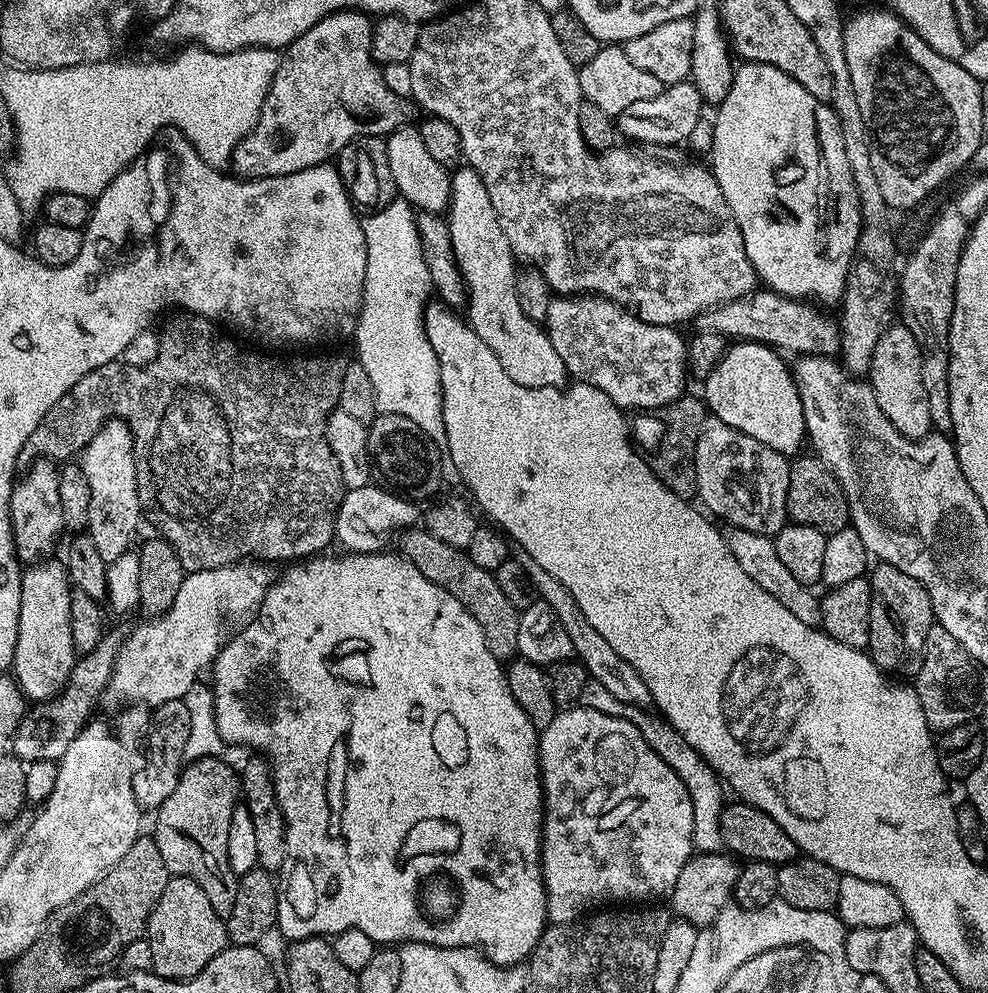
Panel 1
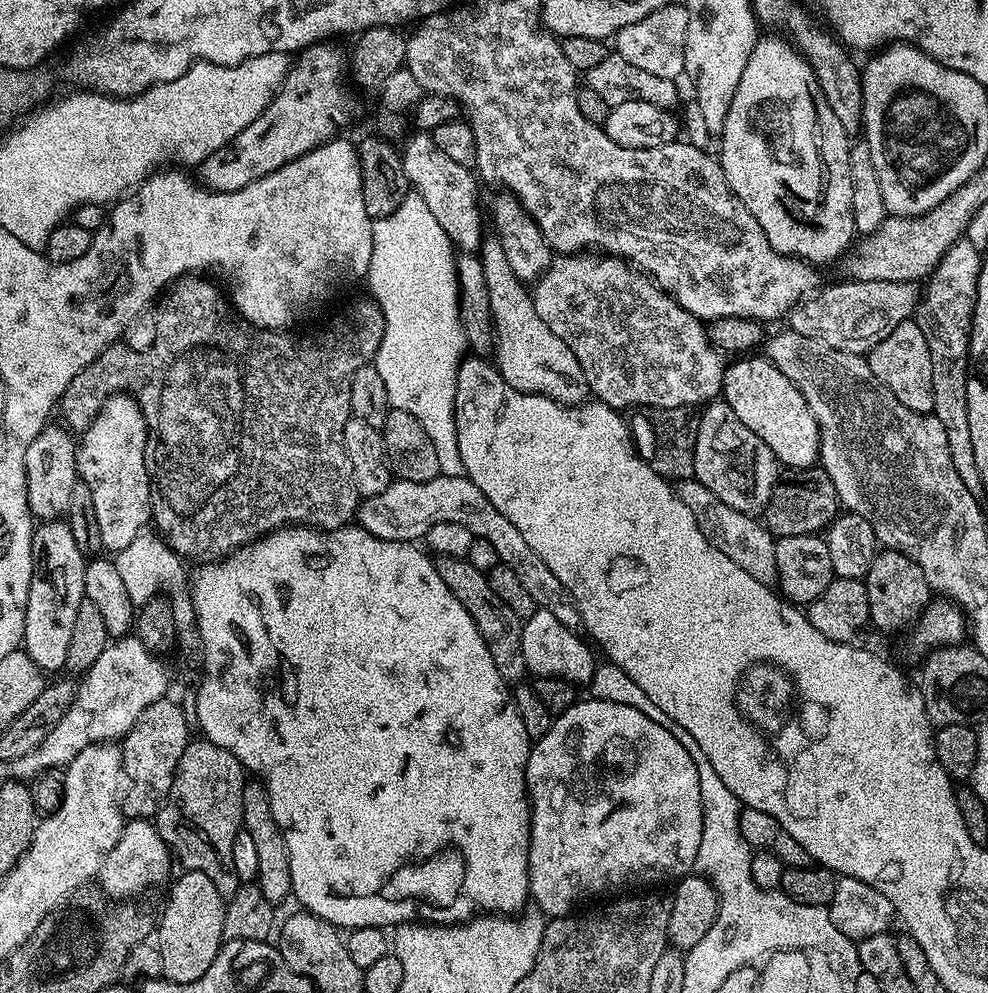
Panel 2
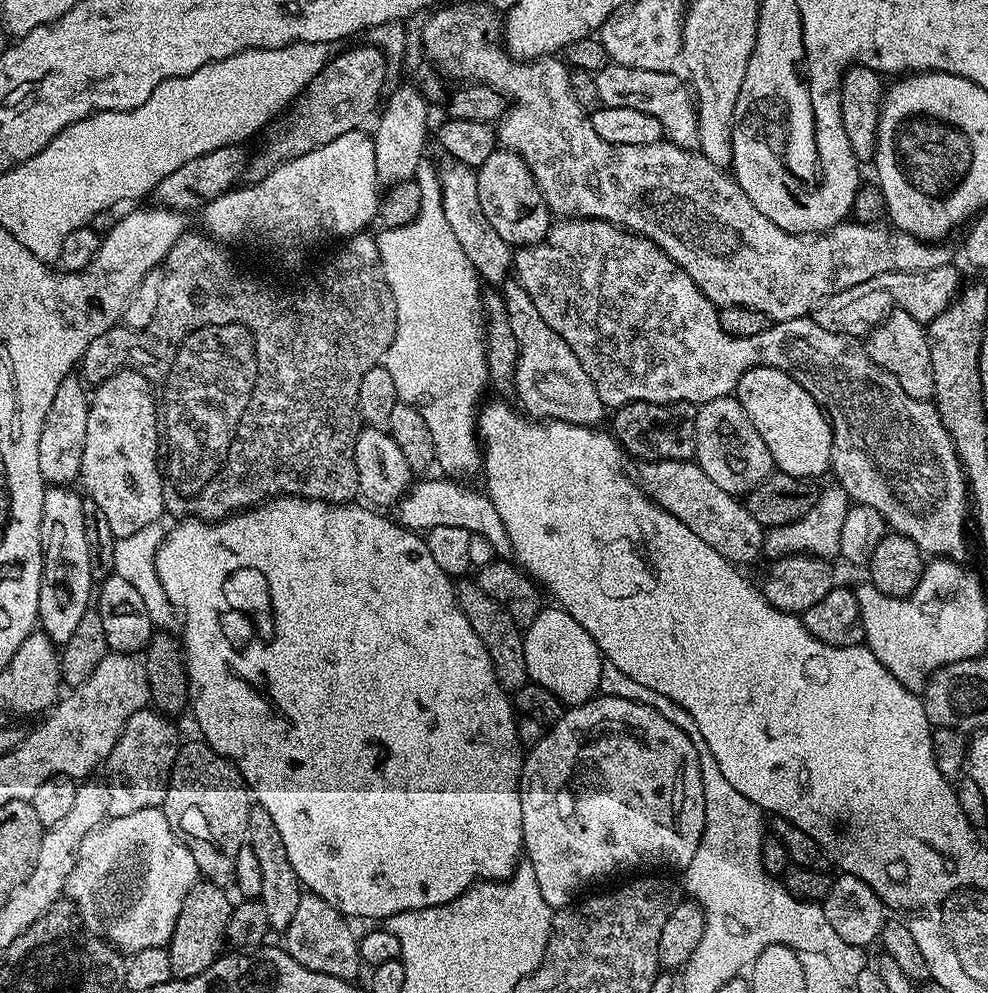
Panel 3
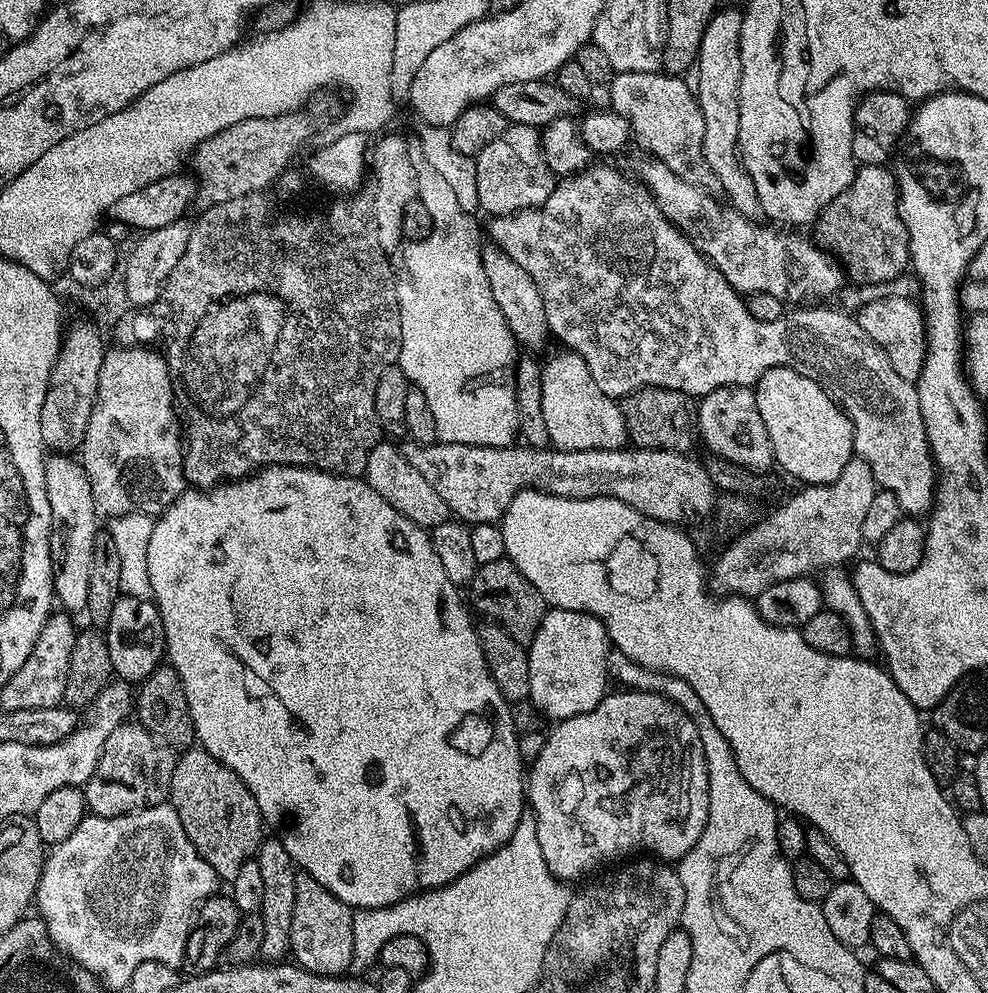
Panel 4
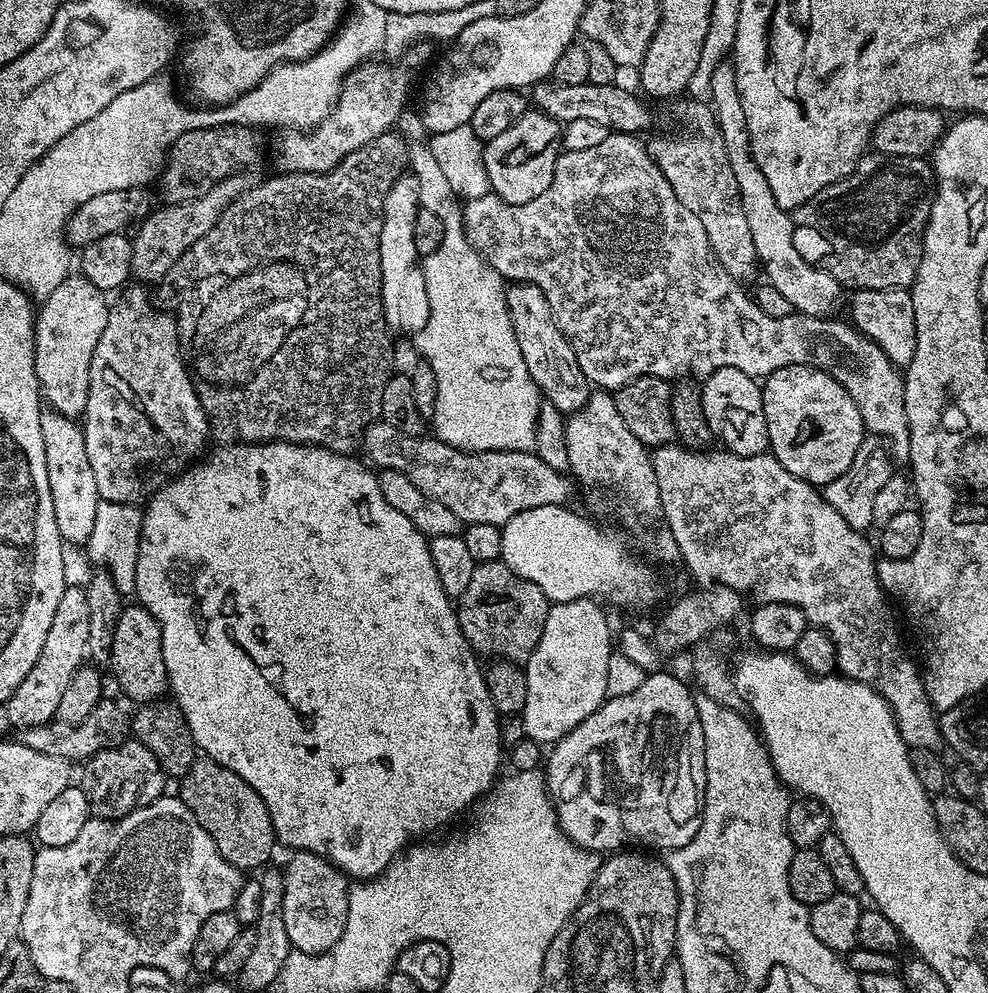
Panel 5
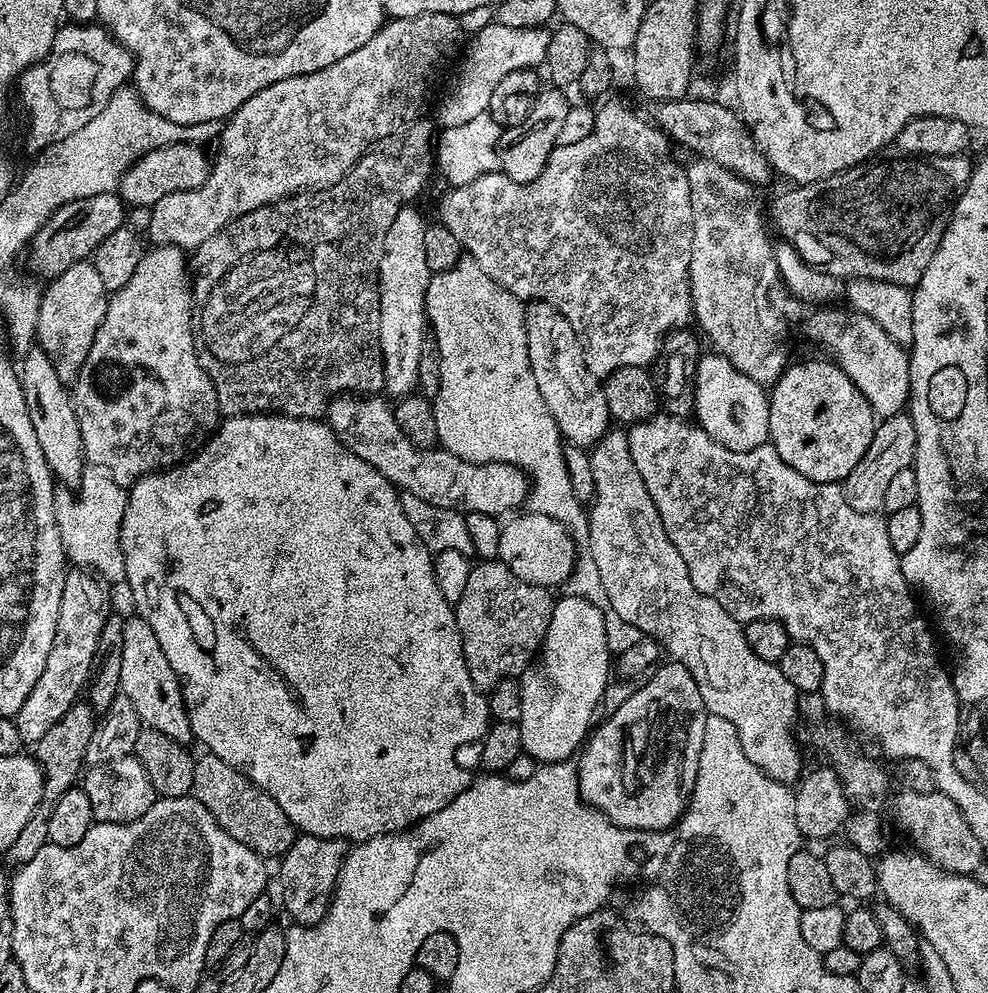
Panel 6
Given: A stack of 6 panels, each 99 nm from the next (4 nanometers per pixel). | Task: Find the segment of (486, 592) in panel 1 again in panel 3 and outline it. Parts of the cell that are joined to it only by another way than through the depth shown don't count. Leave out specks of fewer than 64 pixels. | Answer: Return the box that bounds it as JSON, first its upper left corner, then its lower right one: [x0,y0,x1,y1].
[455,578,529,694]

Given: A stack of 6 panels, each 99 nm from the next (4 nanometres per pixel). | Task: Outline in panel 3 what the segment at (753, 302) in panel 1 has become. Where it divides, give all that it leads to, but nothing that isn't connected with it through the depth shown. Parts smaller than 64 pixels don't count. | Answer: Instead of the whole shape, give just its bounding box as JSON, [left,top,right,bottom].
[814,264,961,338]

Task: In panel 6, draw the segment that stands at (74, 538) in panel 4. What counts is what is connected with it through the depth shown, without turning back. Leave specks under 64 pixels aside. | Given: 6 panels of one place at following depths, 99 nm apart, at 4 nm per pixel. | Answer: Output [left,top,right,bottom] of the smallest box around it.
[18,346,86,485]

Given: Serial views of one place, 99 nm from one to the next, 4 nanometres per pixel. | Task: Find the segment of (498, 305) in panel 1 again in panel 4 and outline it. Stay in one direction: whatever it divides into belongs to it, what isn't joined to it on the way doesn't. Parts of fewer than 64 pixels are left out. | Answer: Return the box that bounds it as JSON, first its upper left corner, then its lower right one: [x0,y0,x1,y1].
[541,350,629,452]

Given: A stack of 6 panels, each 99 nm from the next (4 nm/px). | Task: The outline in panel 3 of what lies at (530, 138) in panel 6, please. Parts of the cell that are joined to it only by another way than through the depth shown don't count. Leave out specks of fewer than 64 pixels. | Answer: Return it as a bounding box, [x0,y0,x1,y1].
[475,146,554,246]

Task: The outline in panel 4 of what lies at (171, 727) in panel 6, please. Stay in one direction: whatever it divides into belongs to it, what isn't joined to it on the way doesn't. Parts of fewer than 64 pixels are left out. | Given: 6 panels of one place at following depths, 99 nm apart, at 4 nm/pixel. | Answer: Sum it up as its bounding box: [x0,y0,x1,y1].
[103,594,165,681]

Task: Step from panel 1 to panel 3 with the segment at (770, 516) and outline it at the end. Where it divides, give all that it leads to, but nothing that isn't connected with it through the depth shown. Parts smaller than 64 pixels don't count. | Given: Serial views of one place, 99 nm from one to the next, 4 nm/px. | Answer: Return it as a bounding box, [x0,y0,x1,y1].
[694,395,774,498]

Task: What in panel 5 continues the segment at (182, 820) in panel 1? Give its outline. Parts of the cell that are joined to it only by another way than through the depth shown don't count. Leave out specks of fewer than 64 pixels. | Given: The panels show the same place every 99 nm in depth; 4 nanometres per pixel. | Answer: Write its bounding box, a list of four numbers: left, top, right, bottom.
[178,756,277,872]

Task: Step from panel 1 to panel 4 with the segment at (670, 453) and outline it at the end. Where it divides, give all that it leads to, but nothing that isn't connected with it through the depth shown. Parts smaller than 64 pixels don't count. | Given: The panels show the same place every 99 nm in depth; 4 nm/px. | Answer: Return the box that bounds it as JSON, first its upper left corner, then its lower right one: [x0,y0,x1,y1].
[619,388,698,453]

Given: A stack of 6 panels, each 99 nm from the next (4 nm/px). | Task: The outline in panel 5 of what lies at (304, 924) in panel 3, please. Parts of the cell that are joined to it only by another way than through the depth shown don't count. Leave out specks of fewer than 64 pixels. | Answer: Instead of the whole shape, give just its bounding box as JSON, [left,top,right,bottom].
[283,852,348,954]

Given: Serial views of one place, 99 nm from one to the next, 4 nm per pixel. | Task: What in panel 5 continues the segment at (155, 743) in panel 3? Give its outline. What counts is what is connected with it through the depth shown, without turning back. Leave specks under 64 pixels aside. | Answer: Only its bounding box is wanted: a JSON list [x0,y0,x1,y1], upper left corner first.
[82,738,166,820]

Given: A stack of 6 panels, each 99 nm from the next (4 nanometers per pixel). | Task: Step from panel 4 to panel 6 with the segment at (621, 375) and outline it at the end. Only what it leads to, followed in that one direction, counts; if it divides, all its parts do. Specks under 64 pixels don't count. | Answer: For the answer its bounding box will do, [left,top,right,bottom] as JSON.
[439,99,694,378]

